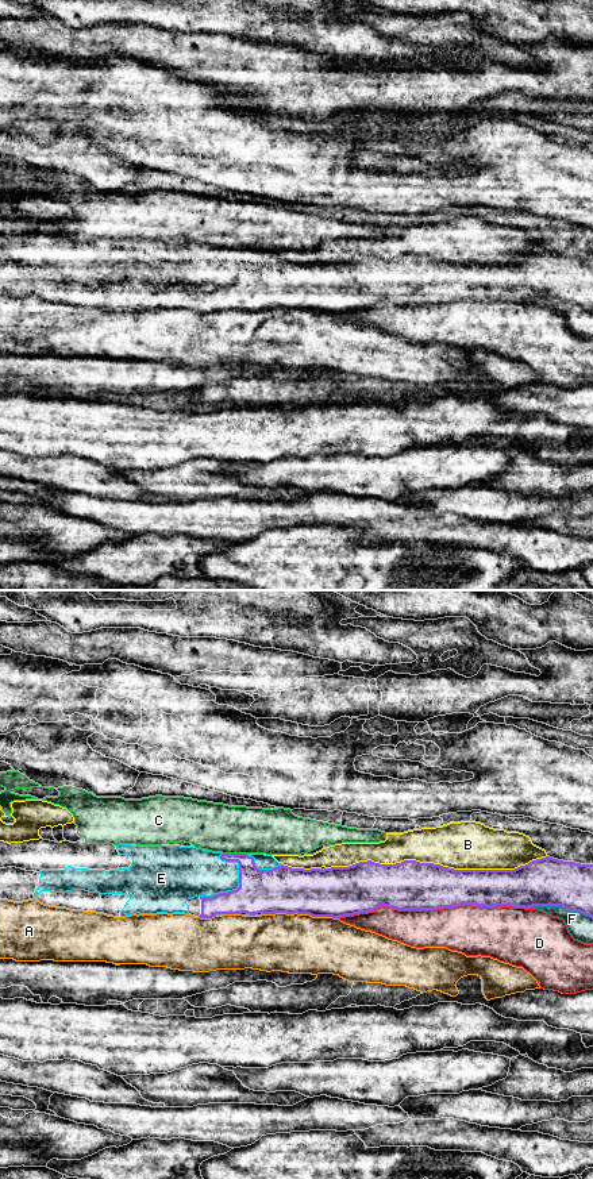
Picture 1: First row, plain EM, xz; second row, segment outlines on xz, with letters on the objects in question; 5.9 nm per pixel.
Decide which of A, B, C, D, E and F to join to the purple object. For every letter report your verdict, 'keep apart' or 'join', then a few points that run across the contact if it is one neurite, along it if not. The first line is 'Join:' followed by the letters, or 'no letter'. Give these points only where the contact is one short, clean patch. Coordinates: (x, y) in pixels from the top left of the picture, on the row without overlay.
Join: E
A: keep apart
B: keep apart
C: keep apart | xz (223, 247), (246, 249)
D: keep apart
E: join
F: keep apart

